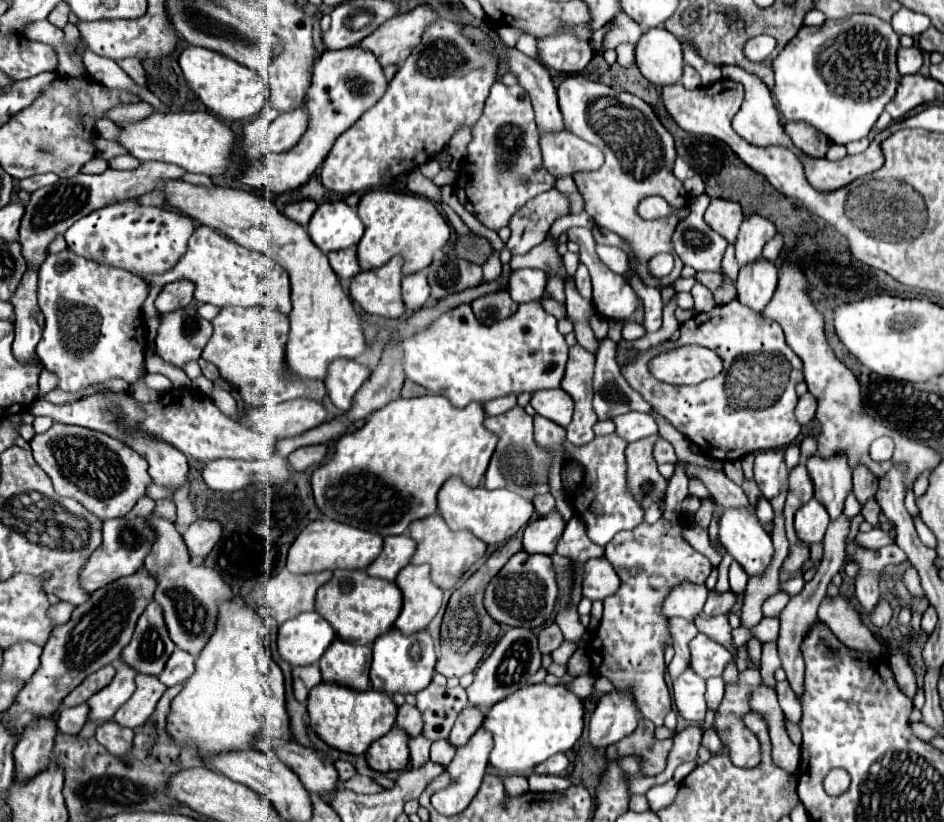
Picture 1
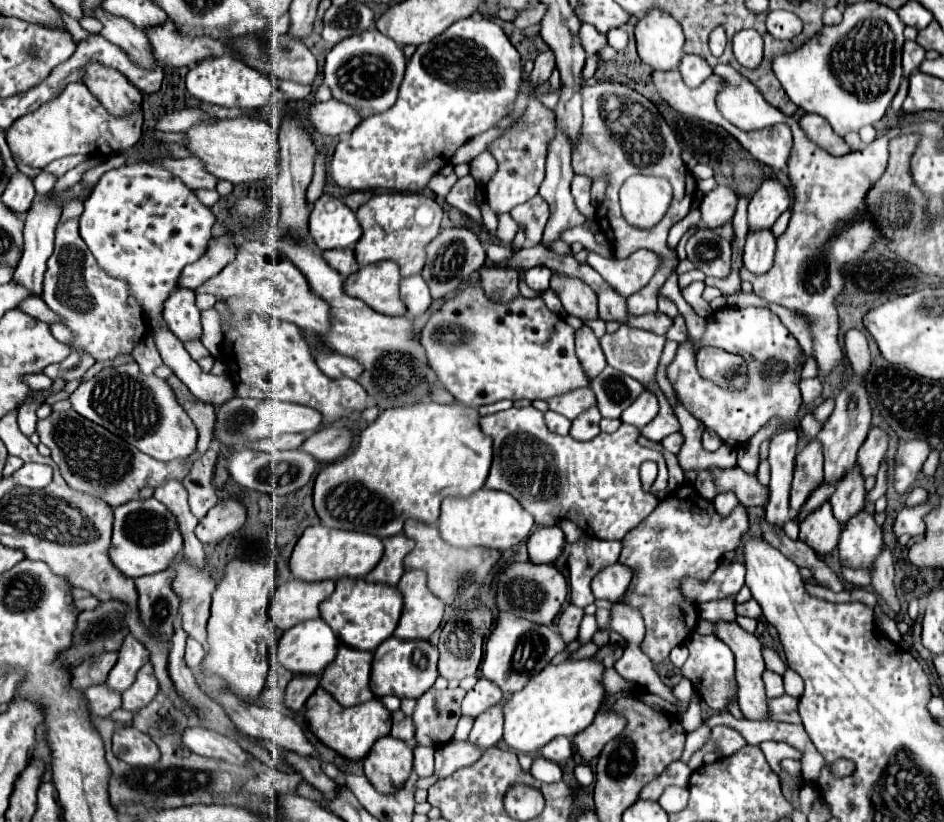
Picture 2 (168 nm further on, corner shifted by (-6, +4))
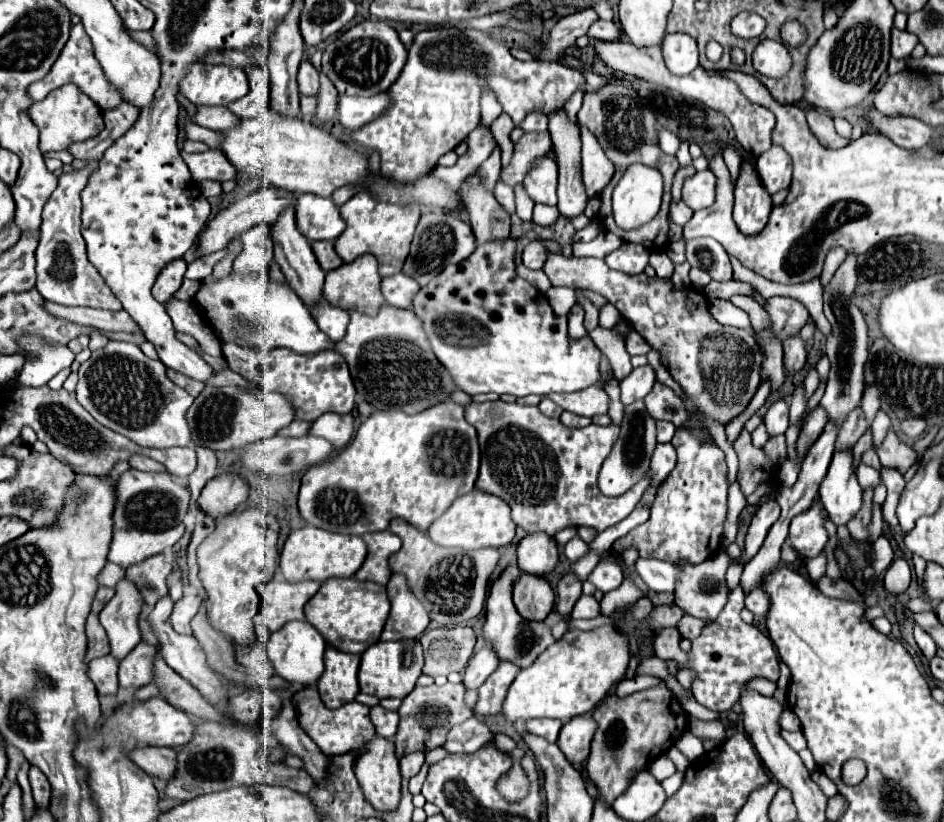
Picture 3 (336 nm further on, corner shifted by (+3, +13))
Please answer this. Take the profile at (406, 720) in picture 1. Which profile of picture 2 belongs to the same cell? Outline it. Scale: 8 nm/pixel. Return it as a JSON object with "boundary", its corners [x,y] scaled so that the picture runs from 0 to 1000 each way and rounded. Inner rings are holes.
{"boundary":[[[424,863],[415,867],[415,889],[413,889],[415,897],[432,904],[434,909],[439,909],[439,882],[436,882],[436,875],[430,872]]]}

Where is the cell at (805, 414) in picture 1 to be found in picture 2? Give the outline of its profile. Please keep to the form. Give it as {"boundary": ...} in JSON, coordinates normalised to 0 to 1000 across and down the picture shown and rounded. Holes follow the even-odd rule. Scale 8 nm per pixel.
{"boundary":[[[864,459],[862,461],[850,461],[847,464],[847,476],[850,476],[852,490],[862,490],[864,483],[869,481],[869,476],[871,476],[871,468]]]}

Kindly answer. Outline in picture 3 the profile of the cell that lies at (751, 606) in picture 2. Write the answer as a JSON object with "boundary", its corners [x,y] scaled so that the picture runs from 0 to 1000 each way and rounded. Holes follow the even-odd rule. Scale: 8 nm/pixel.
{"boundary":[[[796,718],[789,725],[789,740],[796,742],[800,749],[810,749],[813,747],[813,723],[808,723],[808,718]]]}

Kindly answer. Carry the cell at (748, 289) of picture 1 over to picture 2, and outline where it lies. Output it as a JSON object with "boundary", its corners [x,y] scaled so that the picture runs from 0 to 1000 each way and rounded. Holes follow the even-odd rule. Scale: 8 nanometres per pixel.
{"boundary":[[[803,279],[803,281],[792,281],[790,286],[790,298],[788,298],[788,322],[797,332],[811,332],[818,325],[822,305],[822,288],[818,286],[816,279]]]}

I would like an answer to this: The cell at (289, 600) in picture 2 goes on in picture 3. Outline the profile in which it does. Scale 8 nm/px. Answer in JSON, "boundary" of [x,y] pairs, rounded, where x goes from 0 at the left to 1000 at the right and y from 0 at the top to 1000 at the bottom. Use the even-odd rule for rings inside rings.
{"boundary":[[[287,706],[283,710],[272,713],[272,720],[276,725],[276,740],[274,747],[279,749],[279,759],[291,769],[302,757],[308,754],[321,754],[323,752],[323,735],[325,730],[338,718],[340,708],[323,706],[323,708],[293,708]]]}

